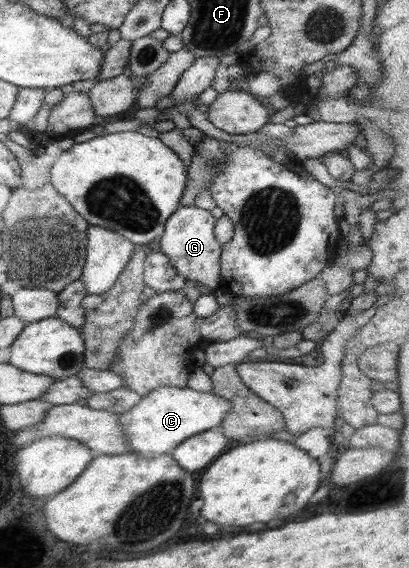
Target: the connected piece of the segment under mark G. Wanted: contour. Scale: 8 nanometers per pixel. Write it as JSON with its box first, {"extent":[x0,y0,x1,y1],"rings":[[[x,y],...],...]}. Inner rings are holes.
{"extent":[159,206,222,289],"rings":[[[179,206],[164,223],[159,237],[159,252],[167,257],[176,272],[189,282],[197,281],[209,289],[222,287],[220,276],[220,247],[214,236],[215,218],[209,210],[196,206]]]}

